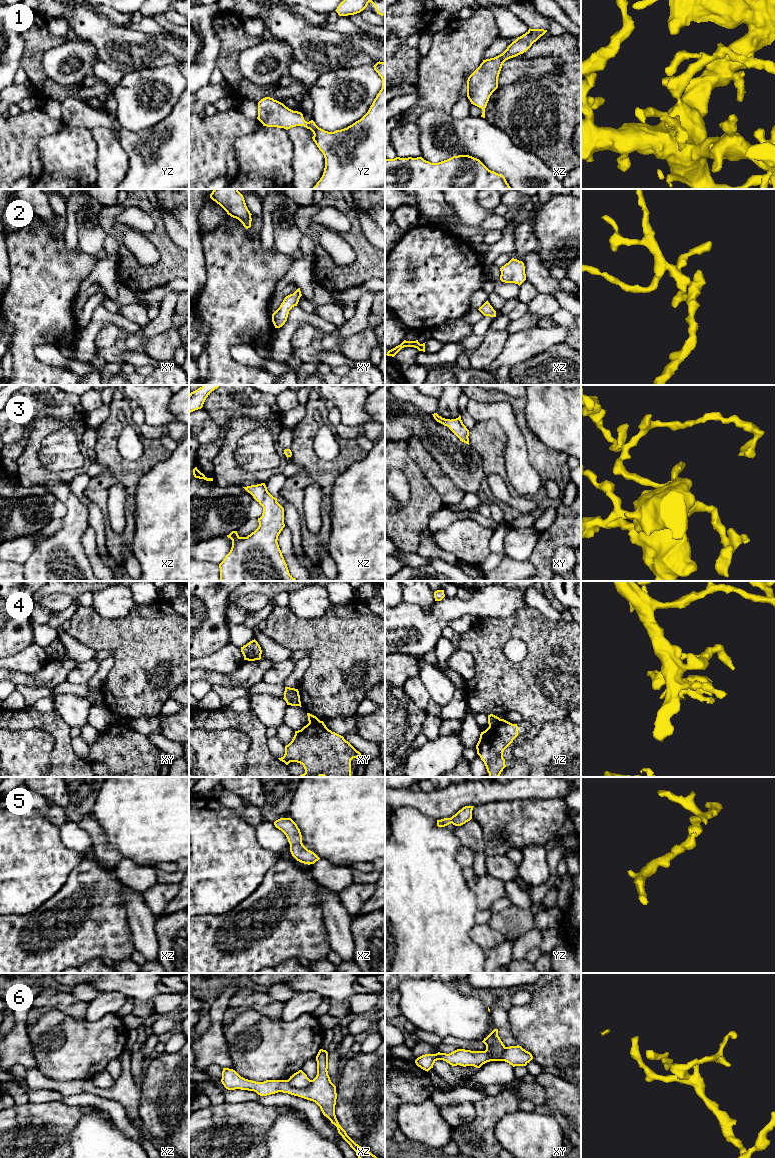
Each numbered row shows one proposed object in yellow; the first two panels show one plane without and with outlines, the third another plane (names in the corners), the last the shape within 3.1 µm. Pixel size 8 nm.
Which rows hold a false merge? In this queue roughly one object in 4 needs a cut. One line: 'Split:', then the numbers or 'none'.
Split: 4, 6

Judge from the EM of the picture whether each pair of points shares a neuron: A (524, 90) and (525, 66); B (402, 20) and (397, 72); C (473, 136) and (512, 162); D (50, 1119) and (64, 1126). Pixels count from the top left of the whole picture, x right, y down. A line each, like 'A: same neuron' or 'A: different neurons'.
A: different neurons
B: same neuron
C: same neuron
D: same neuron

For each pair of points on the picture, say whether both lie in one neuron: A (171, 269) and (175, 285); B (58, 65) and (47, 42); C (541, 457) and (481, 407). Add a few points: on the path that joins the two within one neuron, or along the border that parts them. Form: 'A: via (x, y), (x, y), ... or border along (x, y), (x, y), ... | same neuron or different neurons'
A: border along (178, 277), (152, 289) | different neurons
B: border along (71, 38), (49, 48), (43, 54), (44, 72) | different neurons
C: border along (516, 422), (525, 442), (528, 461), (532, 466) | different neurons

